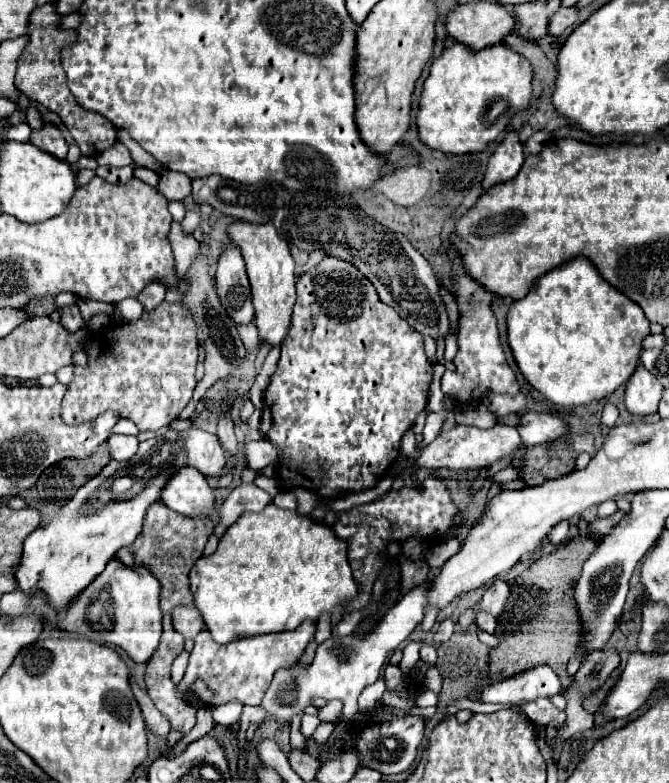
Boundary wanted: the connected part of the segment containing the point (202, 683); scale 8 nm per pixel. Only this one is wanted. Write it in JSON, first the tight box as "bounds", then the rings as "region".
{"bounds":[177,620,317,706],"region":[[[305,620],[291,632],[279,632],[271,636],[251,636],[251,640],[237,640],[235,644],[215,644],[207,630],[195,636],[195,648],[189,658],[187,674],[177,684],[179,694],[185,700],[199,700],[205,706],[225,704],[229,700],[241,700],[243,704],[259,706],[267,686],[271,684],[279,668],[291,668],[303,656],[307,644],[315,638],[317,622]]]}

